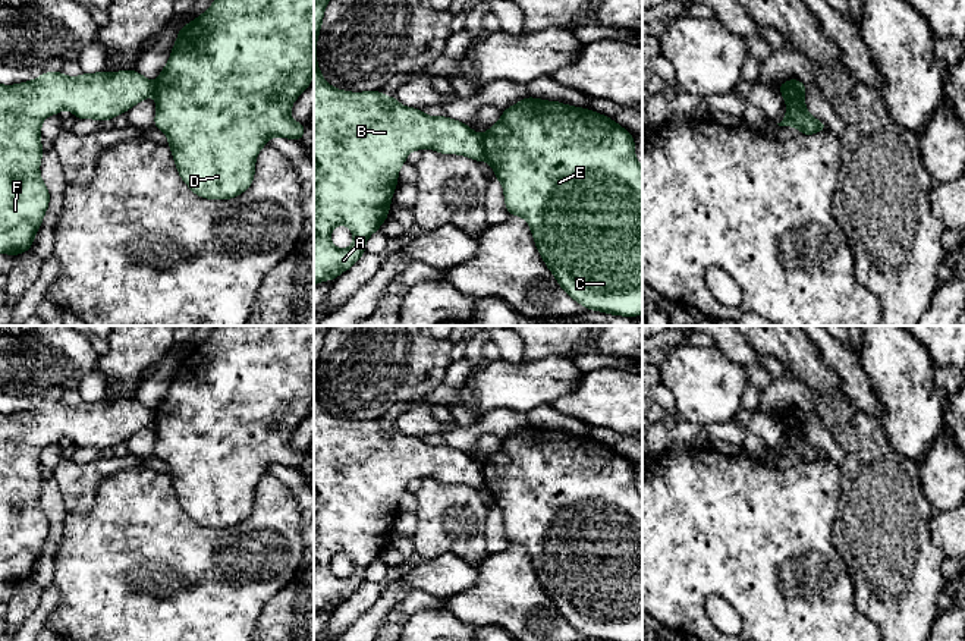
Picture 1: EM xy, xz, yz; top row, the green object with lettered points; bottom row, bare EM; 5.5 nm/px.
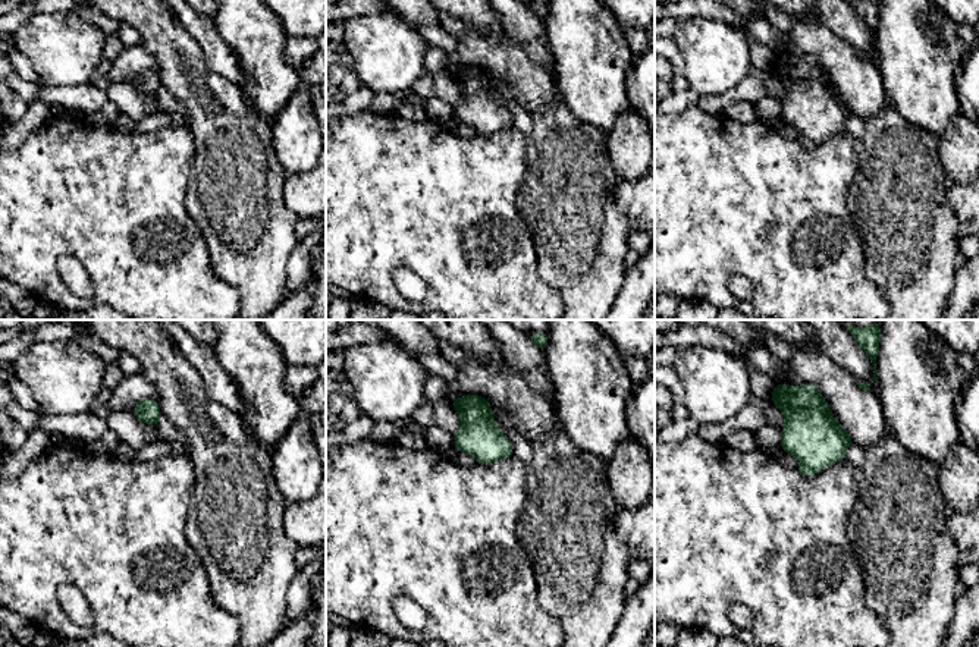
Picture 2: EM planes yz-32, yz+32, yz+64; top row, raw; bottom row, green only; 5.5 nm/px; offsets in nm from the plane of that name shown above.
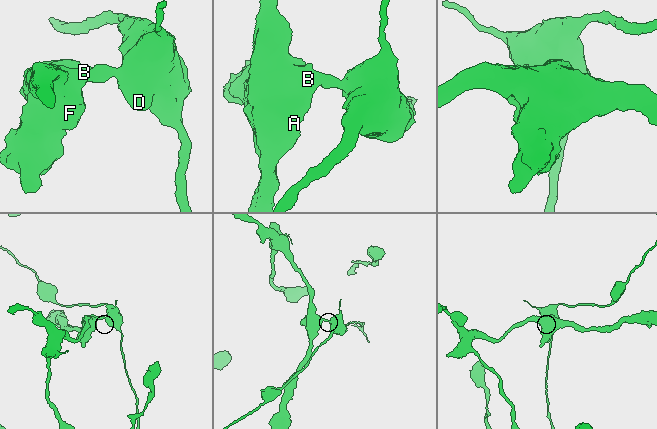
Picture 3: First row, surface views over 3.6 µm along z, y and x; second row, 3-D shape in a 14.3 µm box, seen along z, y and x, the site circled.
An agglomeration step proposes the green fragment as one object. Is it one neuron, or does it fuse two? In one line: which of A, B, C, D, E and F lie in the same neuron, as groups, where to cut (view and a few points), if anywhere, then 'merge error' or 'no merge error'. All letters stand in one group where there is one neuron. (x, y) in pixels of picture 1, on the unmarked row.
A B F / C D E; cut in yz along (782, 412), (795, 421), (804, 421); merge error

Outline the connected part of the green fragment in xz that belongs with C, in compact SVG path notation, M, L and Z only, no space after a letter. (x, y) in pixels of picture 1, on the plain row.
M526 425L502 440L500 449L482 464L484 490L490 491L504 519L504 532L510 544L524 546L532 560L538 581L554 603L560 616L587 638L601 641L642 641L642 494L635 487L631 461L590 437L572 436L559 430Z

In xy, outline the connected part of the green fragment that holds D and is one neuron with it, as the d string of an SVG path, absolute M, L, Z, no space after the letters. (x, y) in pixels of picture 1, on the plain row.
M217 326L207 340L180 356L170 387L154 411L153 424L157 433L154 455L167 464L167 474L173 481L179 505L194 522L208 528L235 527L249 518L255 502L255 487L271 465L283 465L295 469L302 468L307 453L292 449L290 437L293 430L311 415L314 403L312 368L314 326Z

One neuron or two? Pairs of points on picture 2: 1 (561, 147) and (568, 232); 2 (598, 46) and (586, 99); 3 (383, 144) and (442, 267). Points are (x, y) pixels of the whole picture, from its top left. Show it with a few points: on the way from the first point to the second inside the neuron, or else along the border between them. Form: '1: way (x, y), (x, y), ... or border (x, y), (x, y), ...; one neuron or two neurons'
1: way (568, 167), (568, 211); one neuron
2: way (592, 59), (592, 85); one neuron
3: way (395, 175), (442, 222), (442, 236); one neuron

